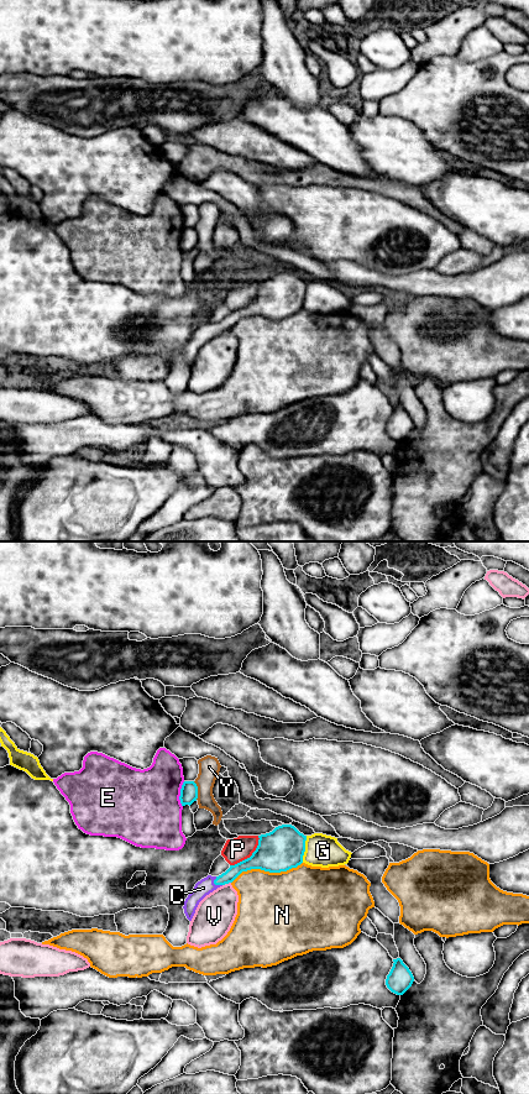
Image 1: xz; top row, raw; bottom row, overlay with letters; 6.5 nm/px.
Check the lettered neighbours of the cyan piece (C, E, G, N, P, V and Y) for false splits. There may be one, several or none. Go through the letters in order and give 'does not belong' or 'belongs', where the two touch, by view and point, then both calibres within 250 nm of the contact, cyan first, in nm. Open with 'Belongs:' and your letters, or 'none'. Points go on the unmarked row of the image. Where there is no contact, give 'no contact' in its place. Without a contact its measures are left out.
Belongs: C
C: belongs; contact xz (215, 330); calibres 80 and 110 nm
E: does not belong; contact xz (181, 240); calibres 110 and 460 nm
G: does not belong; contact xz (304, 296); calibres 280 and 220 nm
N: does not belong; contact xz (266, 317); calibres 280 and 460 nm
P: does not belong; contact xz (251, 302); calibres 280 and 160 nm
V: does not belong; contact xz (228, 329); calibres 110 and 260 nm
Y: does not belong; contact xz (197, 236); calibres 110 and 140 nm

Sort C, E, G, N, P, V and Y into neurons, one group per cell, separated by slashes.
C / E / G / N / P / V / Y

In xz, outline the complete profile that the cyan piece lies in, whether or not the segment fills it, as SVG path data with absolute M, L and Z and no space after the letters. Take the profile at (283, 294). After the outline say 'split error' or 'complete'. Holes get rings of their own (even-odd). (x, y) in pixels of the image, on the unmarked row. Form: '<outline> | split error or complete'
M282 271L272 278L258 282L252 302L219 323L208 321L198 328L184 347L184 360L192 367L199 349L218 334L232 329L242 318L261 315L269 319L287 318L303 309L307 282L292 271Z | split error

